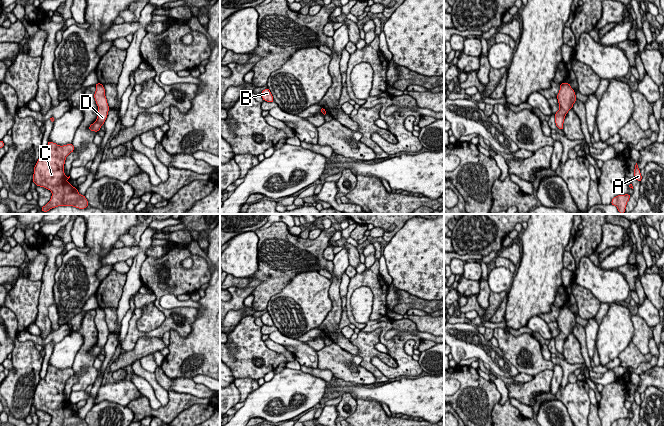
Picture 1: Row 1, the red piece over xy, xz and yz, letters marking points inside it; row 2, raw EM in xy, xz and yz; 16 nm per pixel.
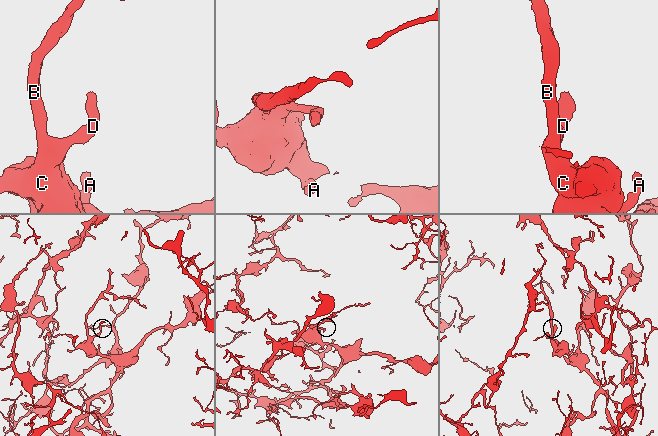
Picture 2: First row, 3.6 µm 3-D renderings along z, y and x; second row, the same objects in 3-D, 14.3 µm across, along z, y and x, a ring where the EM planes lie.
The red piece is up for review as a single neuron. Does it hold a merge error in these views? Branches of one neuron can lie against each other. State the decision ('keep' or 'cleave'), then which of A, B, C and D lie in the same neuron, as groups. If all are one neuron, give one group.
keep | A B C D

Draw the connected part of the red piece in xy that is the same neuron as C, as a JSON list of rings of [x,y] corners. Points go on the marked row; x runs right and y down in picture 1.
[[[48,141],[46,152],[40,155],[34,167],[32,182],[52,193],[50,201],[41,208],[43,212],[58,206],[73,206],[79,209],[89,206],[85,196],[80,195],[77,188],[66,181],[70,176],[65,175],[63,168],[66,157],[73,151],[73,144],[60,146]]]

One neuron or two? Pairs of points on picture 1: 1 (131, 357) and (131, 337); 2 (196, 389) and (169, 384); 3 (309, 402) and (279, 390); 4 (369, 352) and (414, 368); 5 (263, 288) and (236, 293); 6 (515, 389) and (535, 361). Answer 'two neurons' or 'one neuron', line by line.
1: two neurons
2: one neuron
3: one neuron
4: two neurons
5: two neurons
6: two neurons

